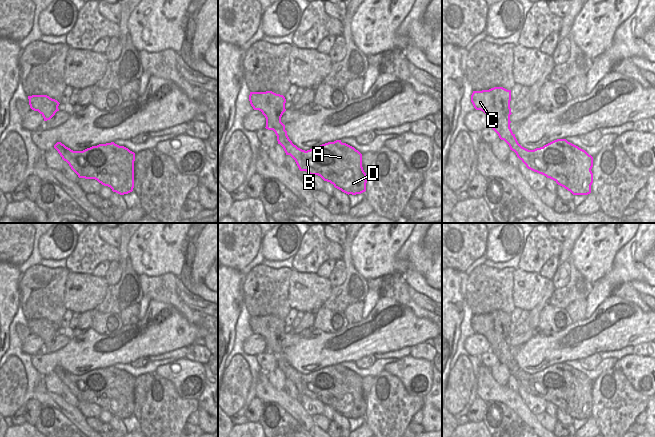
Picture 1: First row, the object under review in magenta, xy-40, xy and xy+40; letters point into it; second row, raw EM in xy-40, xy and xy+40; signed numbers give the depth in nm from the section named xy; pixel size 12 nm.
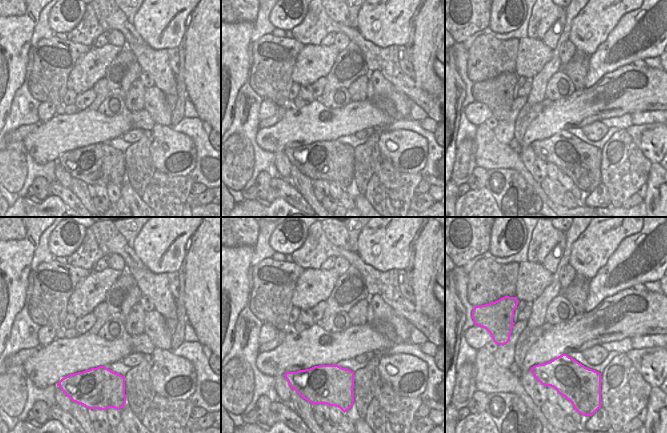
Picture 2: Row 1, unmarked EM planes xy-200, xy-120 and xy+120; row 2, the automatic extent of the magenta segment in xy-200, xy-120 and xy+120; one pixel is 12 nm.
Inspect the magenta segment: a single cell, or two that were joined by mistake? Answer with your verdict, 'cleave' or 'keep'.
keep

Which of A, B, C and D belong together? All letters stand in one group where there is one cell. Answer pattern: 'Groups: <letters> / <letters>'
Groups: A B C D.

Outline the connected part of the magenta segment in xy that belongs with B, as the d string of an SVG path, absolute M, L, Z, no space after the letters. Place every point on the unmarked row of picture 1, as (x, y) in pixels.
M272 315L250 316L249 325L254 334L259 334L266 342L266 353L273 354L286 379L290 379L296 386L300 395L306 395L310 399L318 399L324 405L330 406L335 412L346 418L361 418L366 415L366 397L362 391L362 378L354 371L342 367L341 364L328 366L310 374L302 374L292 367L281 346L281 341L286 335L286 323L283 319Z

